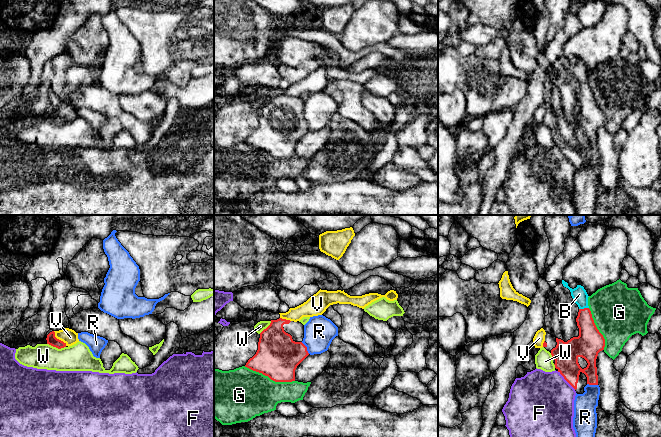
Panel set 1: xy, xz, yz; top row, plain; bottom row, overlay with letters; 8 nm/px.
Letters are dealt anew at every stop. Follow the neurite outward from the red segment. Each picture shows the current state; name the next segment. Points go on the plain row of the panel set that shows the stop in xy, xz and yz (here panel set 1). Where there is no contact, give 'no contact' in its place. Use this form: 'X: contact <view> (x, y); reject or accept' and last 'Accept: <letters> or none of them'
B: contact yz (584, 84); accept
F: contact yz (566, 156); reject
G: contact xz (269, 153); reject
R: contact xz (306, 124); reject
V: contact xy (58, 115); reject
W: contact xy (56, 123); reject
Accept: B

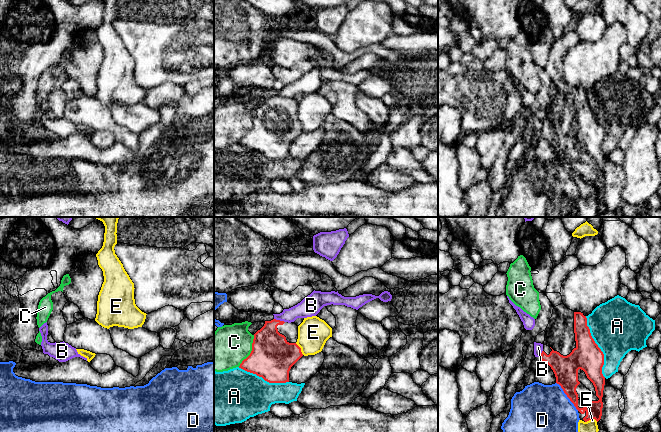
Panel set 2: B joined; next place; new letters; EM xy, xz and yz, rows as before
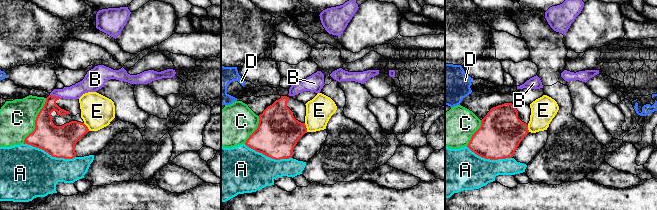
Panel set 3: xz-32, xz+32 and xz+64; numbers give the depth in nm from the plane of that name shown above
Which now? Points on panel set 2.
A: contact yz (598, 123); reject
B: contact xz (279, 96); reject
C: contact xz (251, 127); reject
D: contact yz (567, 172); reject
E: contact yz (591, 194); reject
Accept: none of them

